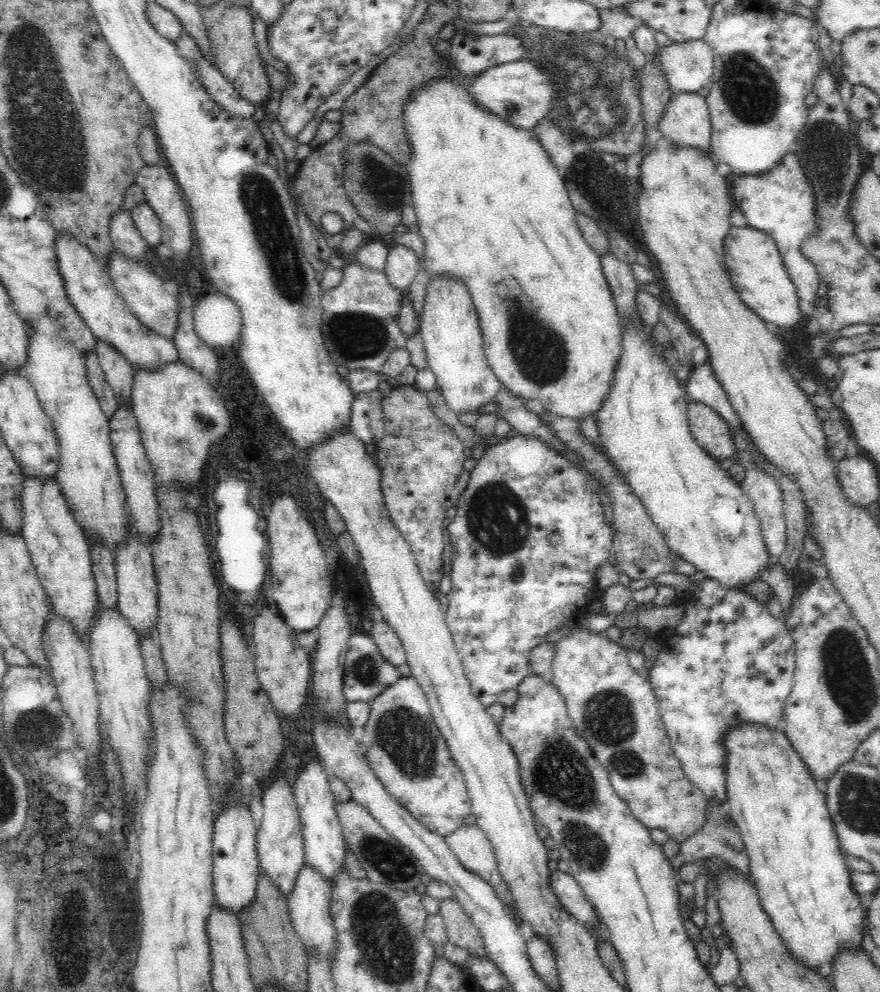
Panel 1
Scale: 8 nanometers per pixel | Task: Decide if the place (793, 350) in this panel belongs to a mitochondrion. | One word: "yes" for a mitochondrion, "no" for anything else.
no

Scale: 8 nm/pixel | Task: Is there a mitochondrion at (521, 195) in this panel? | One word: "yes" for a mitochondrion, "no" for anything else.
no

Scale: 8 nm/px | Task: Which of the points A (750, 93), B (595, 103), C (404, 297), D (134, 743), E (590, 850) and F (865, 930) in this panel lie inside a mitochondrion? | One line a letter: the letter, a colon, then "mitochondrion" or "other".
A: mitochondrion
B: mitochondrion
C: other
D: other
E: mitochondrion
F: other

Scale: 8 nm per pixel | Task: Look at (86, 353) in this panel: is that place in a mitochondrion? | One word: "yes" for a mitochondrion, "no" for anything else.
no

